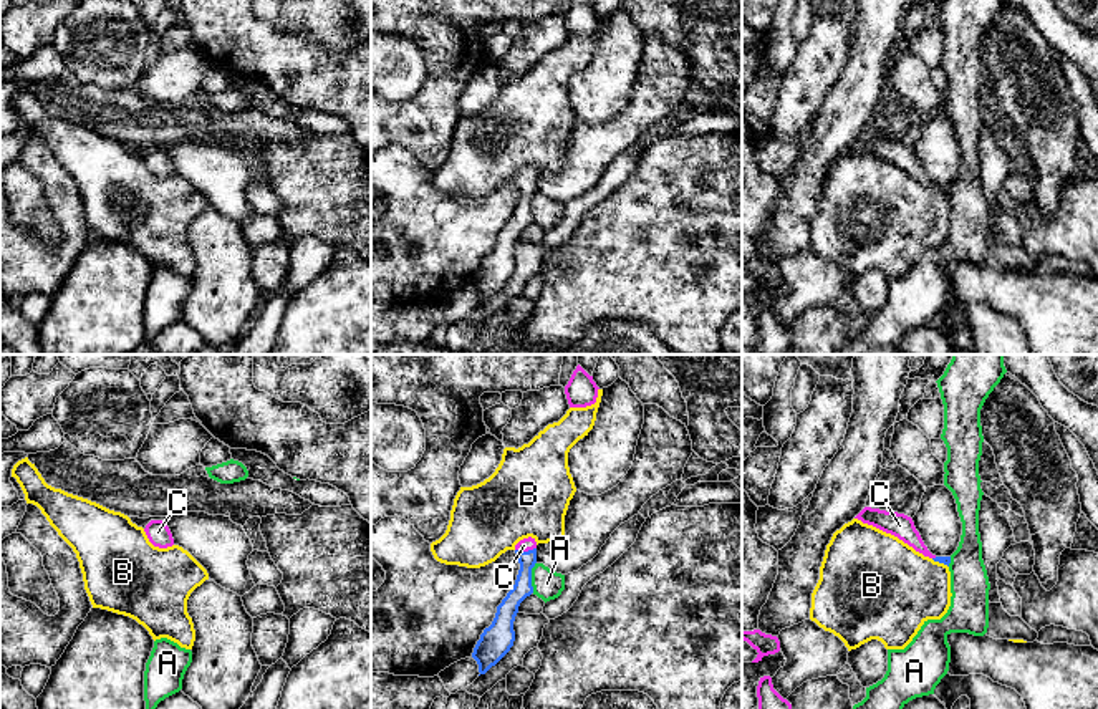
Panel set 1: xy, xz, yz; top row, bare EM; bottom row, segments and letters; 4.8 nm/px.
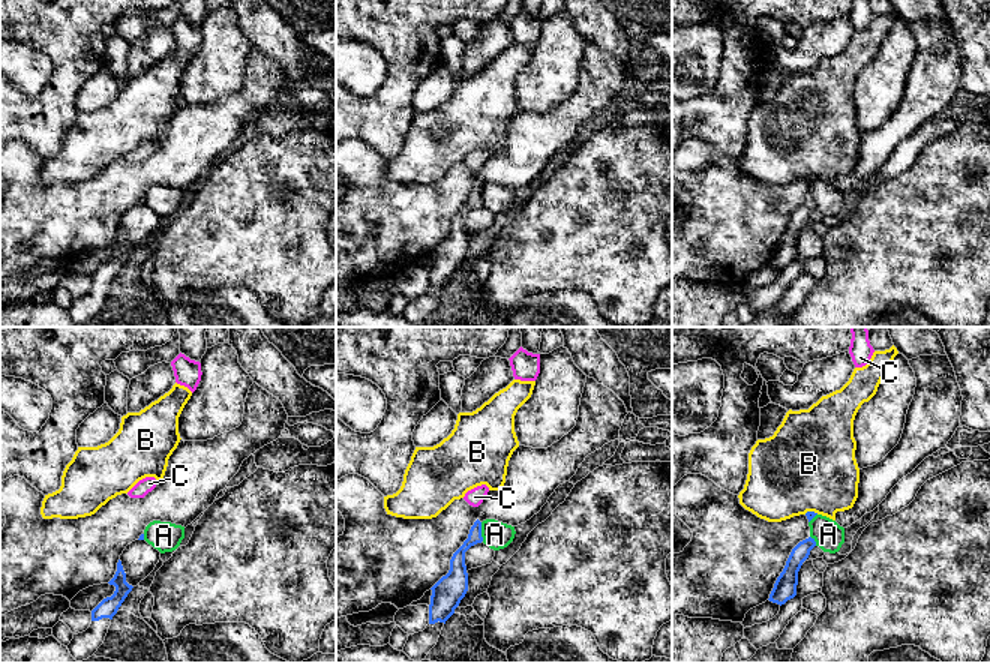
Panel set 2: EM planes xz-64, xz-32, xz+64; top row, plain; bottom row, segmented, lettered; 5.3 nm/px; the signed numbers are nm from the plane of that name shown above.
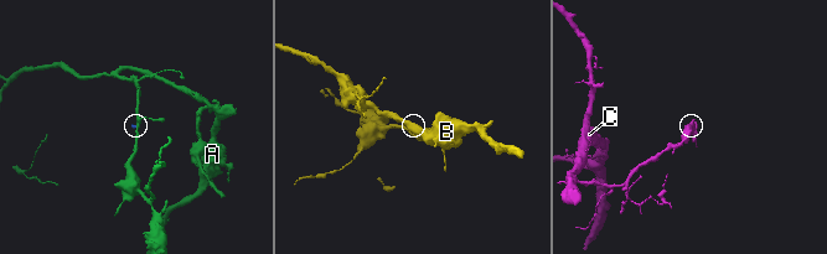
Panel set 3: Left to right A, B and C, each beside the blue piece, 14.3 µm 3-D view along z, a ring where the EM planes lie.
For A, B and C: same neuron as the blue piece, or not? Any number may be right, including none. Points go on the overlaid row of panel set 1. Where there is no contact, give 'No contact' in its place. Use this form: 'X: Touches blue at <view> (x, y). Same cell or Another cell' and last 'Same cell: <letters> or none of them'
A: Touches blue at xz (530, 577). Another cell
B: Touches blue at yz (939, 562). Another cell
C: Touches blue at xz (525, 552). Same cell
Same cell: C

